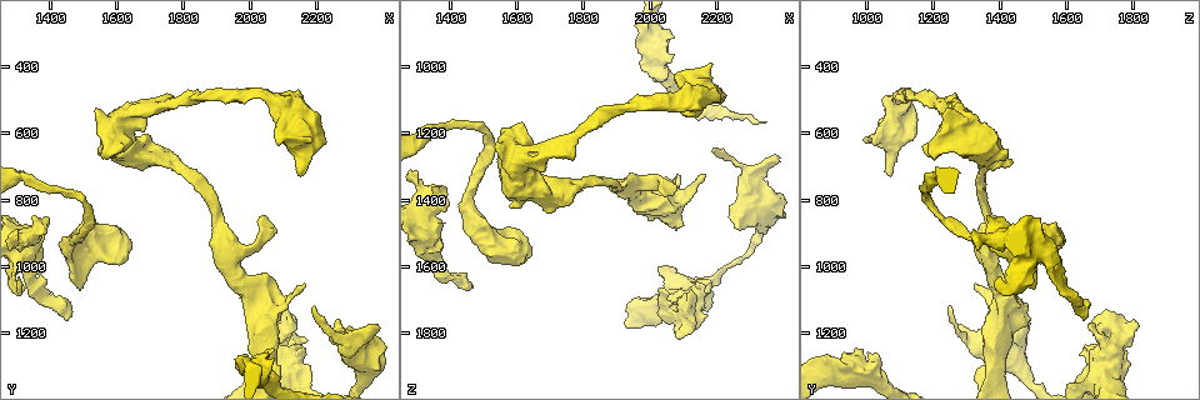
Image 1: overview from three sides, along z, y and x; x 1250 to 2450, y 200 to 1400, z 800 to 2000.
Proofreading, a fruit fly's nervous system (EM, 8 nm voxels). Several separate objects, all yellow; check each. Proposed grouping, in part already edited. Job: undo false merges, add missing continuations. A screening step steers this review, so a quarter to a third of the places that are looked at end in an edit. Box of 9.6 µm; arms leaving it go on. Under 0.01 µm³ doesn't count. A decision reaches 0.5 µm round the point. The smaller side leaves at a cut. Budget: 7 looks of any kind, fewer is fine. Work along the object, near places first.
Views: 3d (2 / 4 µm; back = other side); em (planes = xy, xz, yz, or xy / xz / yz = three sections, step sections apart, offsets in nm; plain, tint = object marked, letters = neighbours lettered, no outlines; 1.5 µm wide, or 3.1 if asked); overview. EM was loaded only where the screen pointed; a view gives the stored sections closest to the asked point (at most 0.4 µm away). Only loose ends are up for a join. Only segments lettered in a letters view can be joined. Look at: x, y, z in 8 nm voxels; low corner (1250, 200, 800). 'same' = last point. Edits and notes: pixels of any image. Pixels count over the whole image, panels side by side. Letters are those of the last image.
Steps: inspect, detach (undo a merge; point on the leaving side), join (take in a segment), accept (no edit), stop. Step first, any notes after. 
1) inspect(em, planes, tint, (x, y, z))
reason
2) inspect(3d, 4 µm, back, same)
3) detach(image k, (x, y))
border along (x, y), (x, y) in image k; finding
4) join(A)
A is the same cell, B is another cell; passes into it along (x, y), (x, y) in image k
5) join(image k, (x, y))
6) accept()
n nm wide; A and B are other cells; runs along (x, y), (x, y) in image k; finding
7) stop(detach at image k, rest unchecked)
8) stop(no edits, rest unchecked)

inspect(em, planes, letters, (2160, 730, 1080))
free end

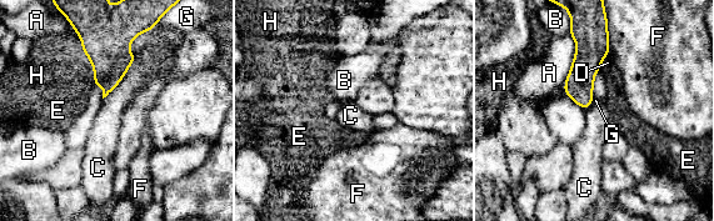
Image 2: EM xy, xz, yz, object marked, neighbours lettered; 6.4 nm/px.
accept()
A, B, C, D, E, F, G and H are other cells; border along (136, 58), (121, 80), (103, 99) in image 2; none of them fits

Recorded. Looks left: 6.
inspect(em, planes, letters, (2090, 1330, 1320))
stops while still wide

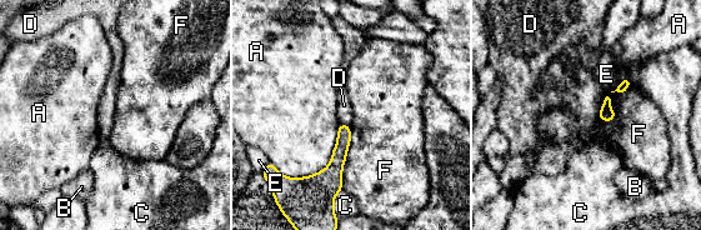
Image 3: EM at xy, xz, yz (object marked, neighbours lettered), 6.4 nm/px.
accept()
A, B, C, D, E and F are other cells; runs along (343, 126), (333, 191) in image 3; no lettered segment goes on from it

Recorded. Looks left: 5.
inspect(3d, 4 µm, (2290, 1230, 1310))
calibre changes

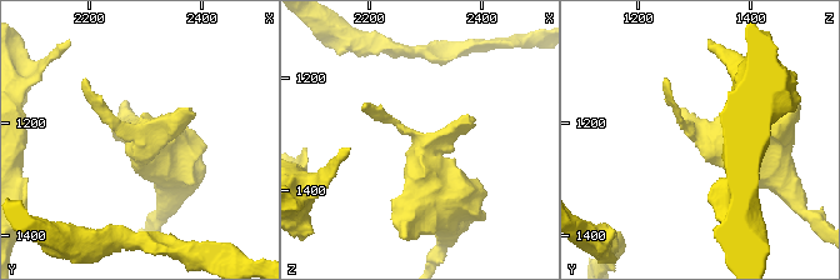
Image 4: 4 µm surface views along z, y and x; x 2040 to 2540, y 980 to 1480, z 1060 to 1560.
inspect(em, yz, step 4, tint, (2290, 1220, 1310))

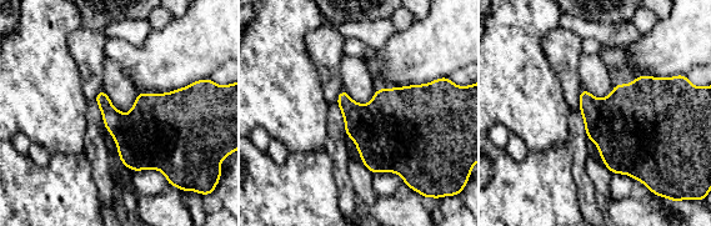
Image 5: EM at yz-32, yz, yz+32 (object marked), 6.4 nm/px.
inspect(em, planes, letters, same)

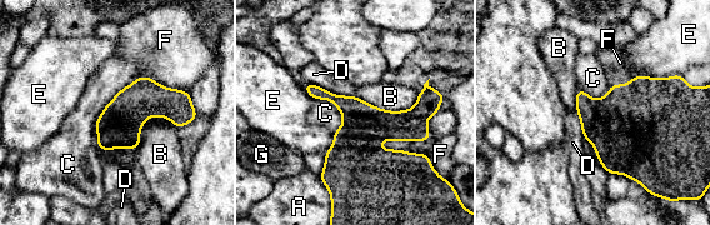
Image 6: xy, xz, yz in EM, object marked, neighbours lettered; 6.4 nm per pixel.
accept()
280 nm wide; A, B, C, D, E, F and G are other cells; one cell here

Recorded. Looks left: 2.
stop(no edits, rest unchecked)

